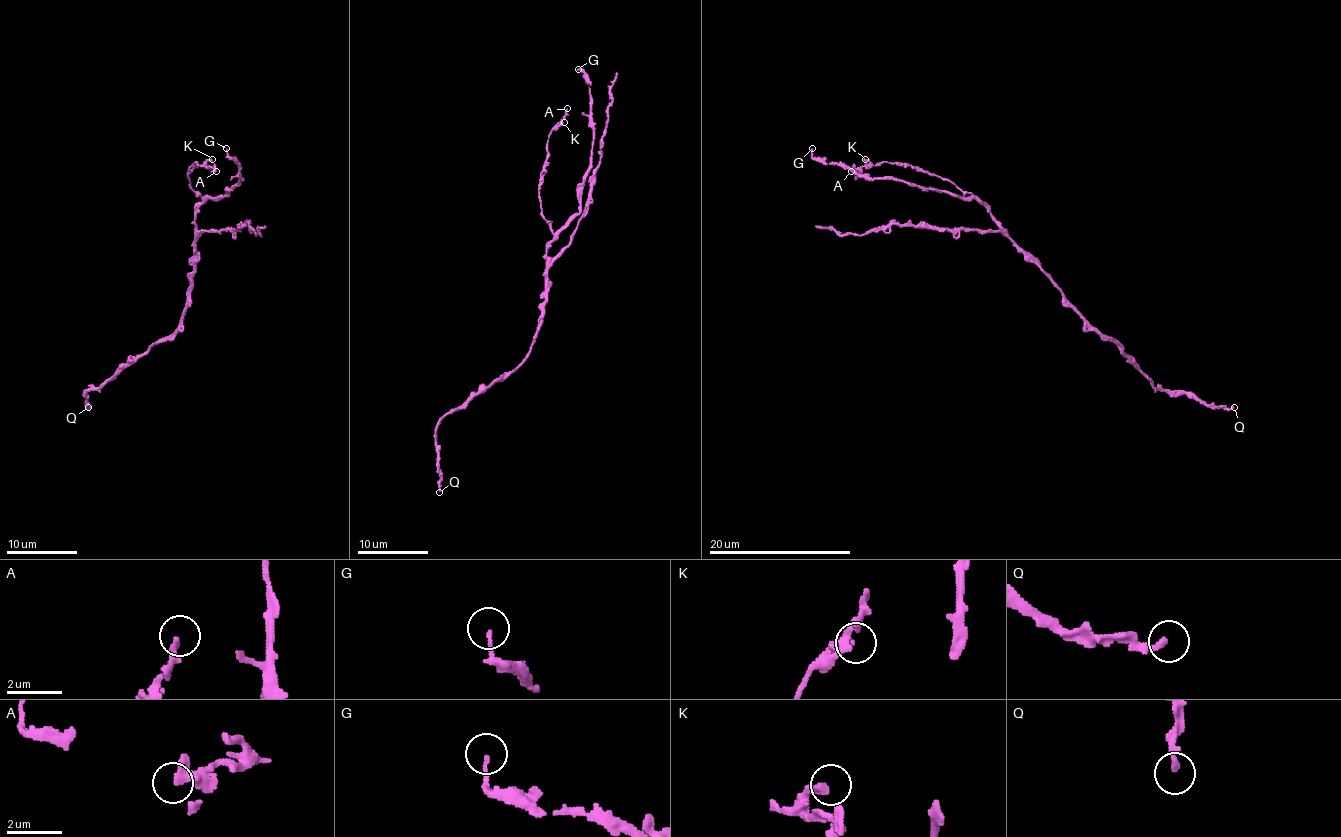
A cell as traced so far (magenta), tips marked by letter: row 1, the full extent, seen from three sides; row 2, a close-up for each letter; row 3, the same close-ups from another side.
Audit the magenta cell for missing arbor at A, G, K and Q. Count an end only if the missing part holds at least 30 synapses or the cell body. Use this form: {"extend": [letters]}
{"extend": []}

